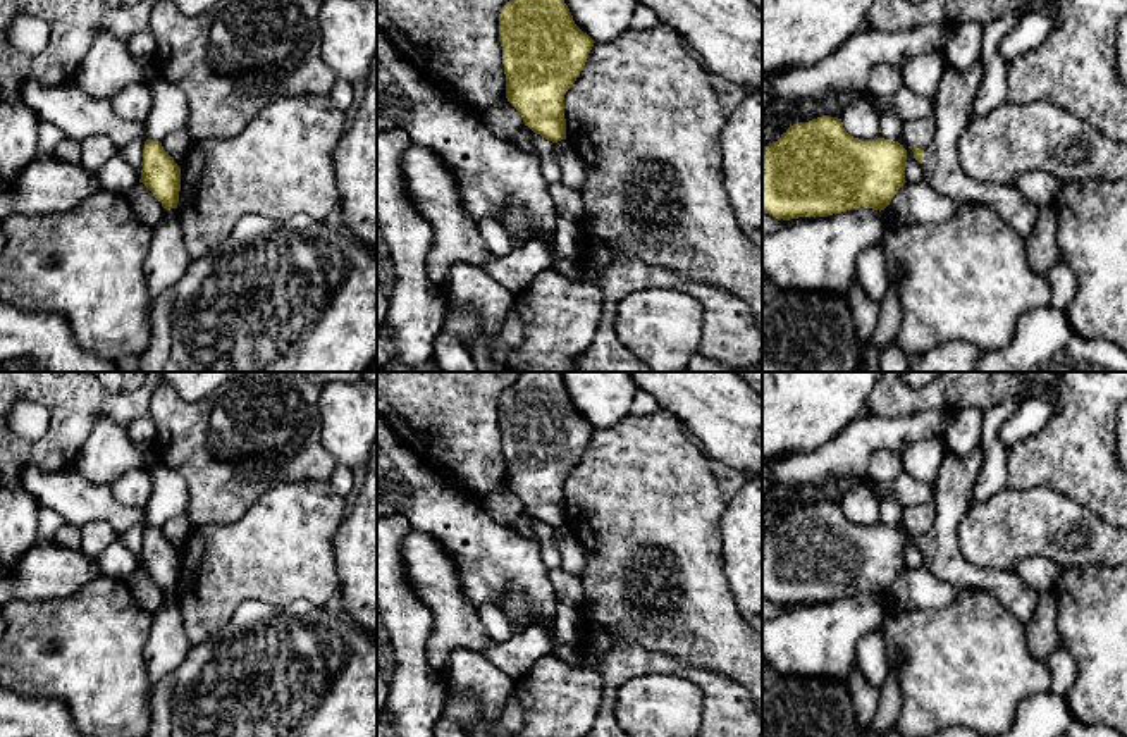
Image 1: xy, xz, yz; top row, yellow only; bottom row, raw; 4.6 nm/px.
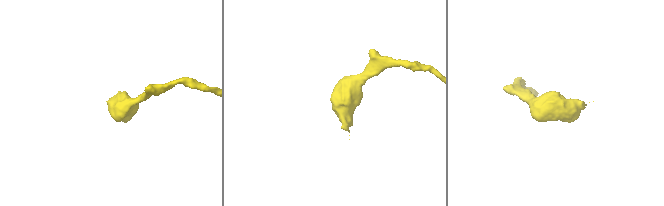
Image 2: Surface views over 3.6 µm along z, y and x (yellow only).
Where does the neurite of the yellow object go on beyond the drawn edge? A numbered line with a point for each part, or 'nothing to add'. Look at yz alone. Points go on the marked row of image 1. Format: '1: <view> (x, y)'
1: yz (942, 169)

